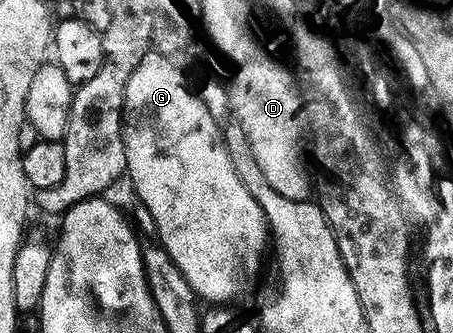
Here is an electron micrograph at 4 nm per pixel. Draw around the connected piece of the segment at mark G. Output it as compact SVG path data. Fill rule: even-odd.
M151 52L144 56L144 60L136 68L136 72L133 72L127 86L125 107L125 140L127 146L128 174L130 178L134 177L134 190L138 193L138 197L136 197L137 201L146 205L148 212L152 214L152 219L155 221L155 228L157 230L157 237L159 239L162 238L160 246L170 254L176 268L187 278L188 284L191 285L197 297L202 300L207 298L210 304L234 304L230 302L236 301L253 284L254 277L262 270L262 257L268 254L268 247L272 242L270 225L266 223L266 217L260 208L260 204L256 204L252 192L248 192L244 180L238 175L236 164L226 147L226 140L222 135L222 129L218 126L218 122L212 116L212 112L208 112L208 108L203 104L197 93L191 87L189 90L186 85L188 85L186 75L176 69L163 54L157 52Z

